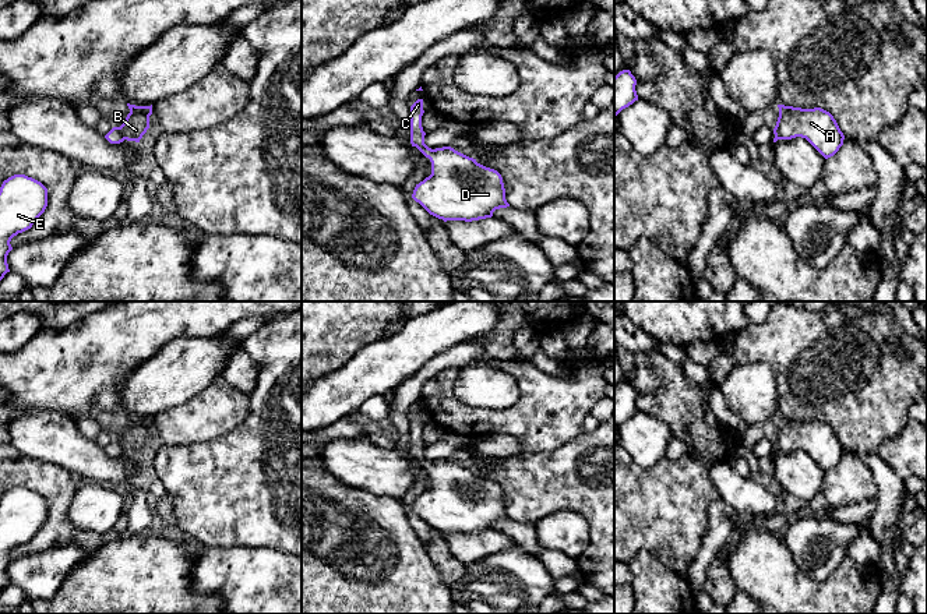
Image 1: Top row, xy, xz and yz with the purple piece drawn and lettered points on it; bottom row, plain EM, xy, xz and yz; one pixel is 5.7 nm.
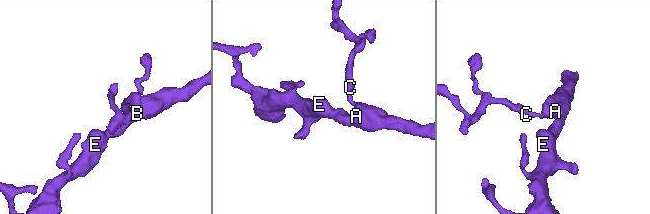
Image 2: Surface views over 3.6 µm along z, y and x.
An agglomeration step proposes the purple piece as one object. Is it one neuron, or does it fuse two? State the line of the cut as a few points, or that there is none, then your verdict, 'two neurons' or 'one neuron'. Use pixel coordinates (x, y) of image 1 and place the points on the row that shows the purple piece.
no cut; one neuron

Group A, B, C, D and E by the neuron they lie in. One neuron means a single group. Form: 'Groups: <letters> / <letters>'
Groups: A B C D E

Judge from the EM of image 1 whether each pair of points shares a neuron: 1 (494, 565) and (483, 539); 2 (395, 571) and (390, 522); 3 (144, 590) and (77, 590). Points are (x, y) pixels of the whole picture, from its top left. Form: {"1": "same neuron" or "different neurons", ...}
{"1": "different neurons", "2": "same neuron", "3": "same neuron"}

